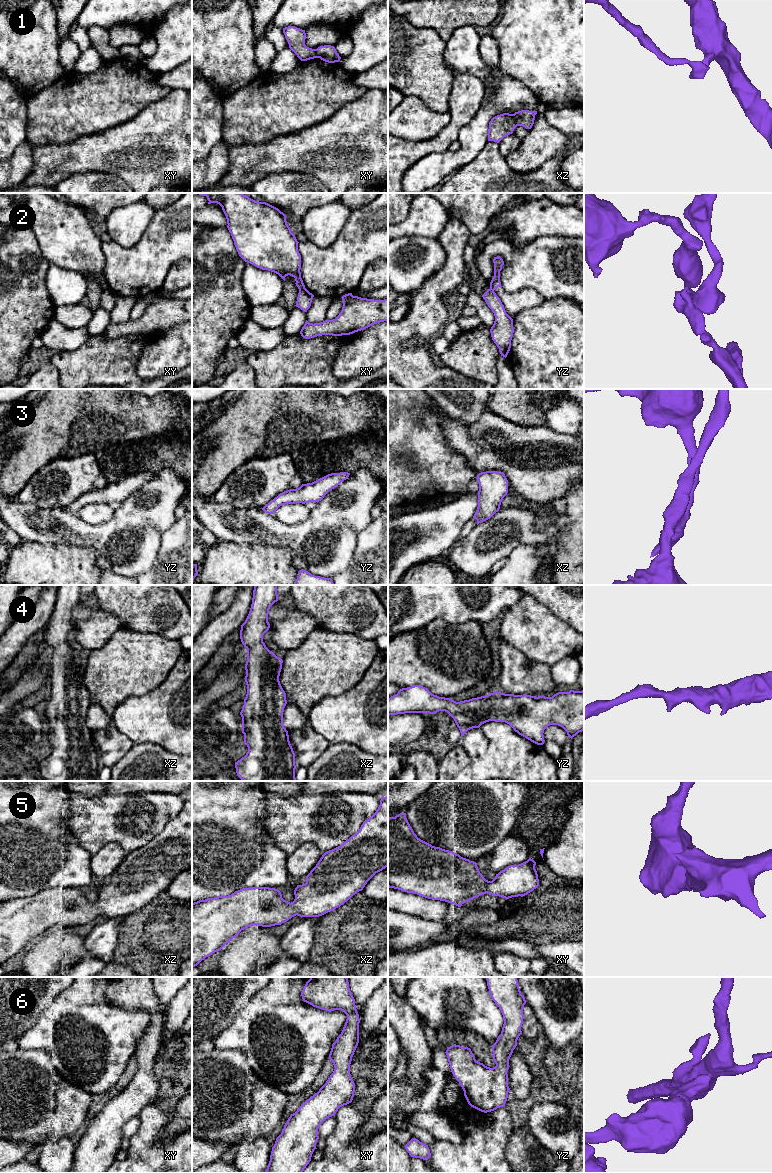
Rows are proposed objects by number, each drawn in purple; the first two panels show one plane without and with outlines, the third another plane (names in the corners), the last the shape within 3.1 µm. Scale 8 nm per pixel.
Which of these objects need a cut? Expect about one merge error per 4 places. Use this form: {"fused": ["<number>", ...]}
{"fused": ["1", "2"]}

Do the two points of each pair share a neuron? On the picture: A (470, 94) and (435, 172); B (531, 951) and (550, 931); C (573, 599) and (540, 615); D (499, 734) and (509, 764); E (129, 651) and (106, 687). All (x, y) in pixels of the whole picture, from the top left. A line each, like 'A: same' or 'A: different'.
A: different
B: different
C: different
D: same
E: same

